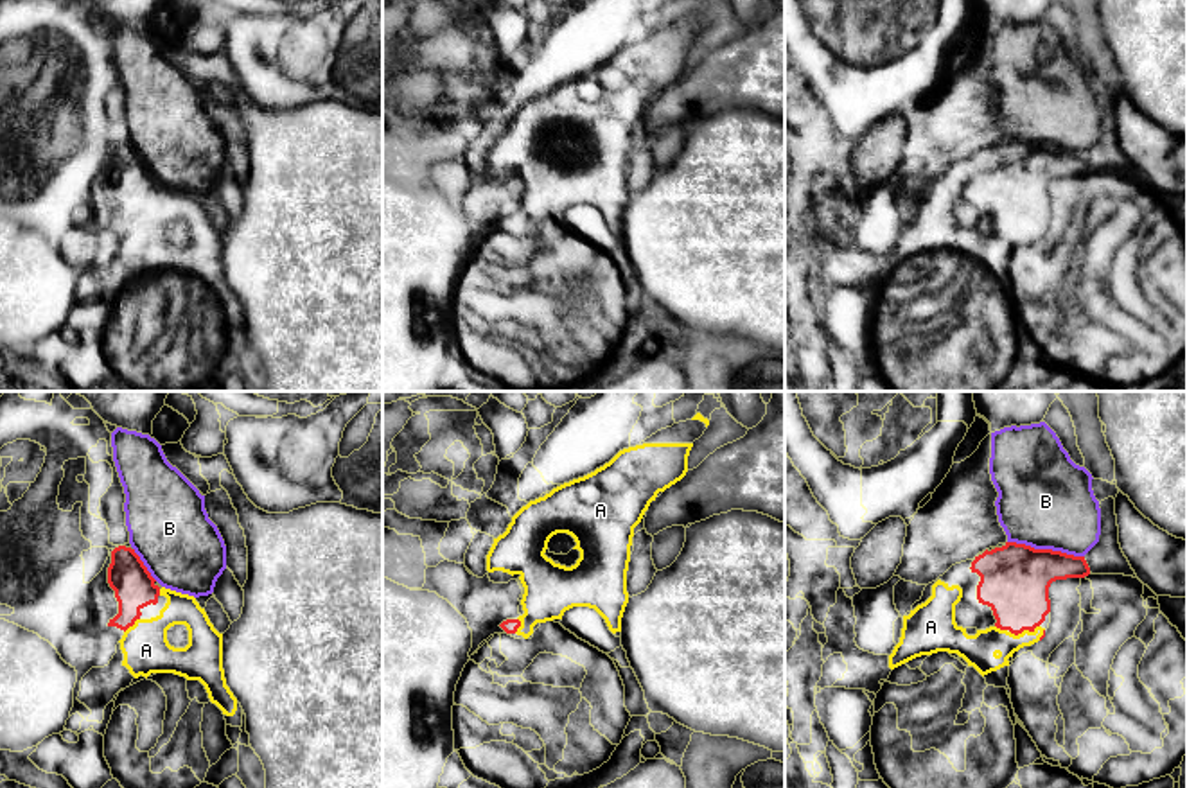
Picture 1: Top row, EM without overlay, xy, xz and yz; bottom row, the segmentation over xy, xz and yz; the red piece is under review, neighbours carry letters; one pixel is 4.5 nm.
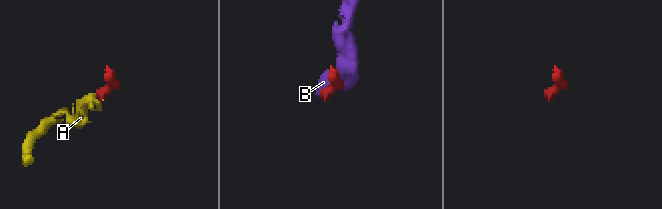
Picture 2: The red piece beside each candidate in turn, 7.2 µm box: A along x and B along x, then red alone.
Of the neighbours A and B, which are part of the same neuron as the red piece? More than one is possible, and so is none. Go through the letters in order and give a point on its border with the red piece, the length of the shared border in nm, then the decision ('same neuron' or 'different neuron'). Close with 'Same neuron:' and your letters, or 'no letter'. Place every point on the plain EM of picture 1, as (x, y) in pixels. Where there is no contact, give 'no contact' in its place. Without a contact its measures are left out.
A: contact yz (1024, 227); length 140 nm; same neuron
B: contact yz (1046, 148); length 360 nm; different neuron
Same neuron: A

